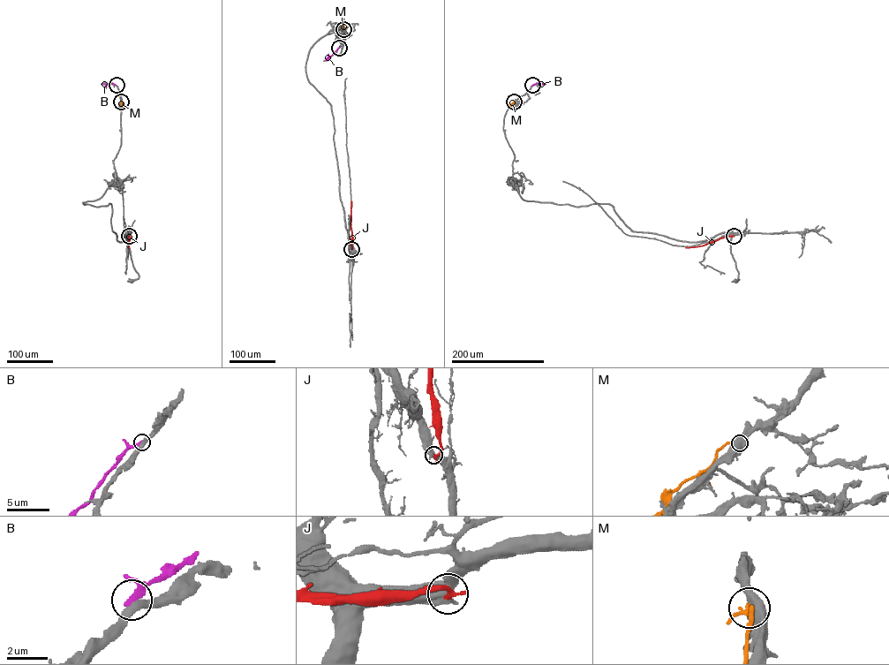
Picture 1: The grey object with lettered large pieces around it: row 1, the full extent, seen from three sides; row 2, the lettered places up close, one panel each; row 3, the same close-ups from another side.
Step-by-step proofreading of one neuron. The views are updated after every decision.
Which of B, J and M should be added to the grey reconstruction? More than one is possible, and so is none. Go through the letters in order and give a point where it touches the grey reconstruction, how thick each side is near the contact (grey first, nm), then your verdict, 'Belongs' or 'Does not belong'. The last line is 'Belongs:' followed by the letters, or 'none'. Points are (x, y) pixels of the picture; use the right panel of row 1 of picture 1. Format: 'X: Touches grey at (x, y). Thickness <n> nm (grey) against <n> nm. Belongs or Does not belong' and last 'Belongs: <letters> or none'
B: Touches grey at (532, 85). Thickness 320 nm (grey) against 280 nm. Does not belong
J: Touches grey at (734, 236). Thickness 500 nm (grey) against 340 nm. Belongs
M: Touches grey at (514, 102). Thickness 650 nm (grey) against 240 nm. Does not belong
Belongs: J

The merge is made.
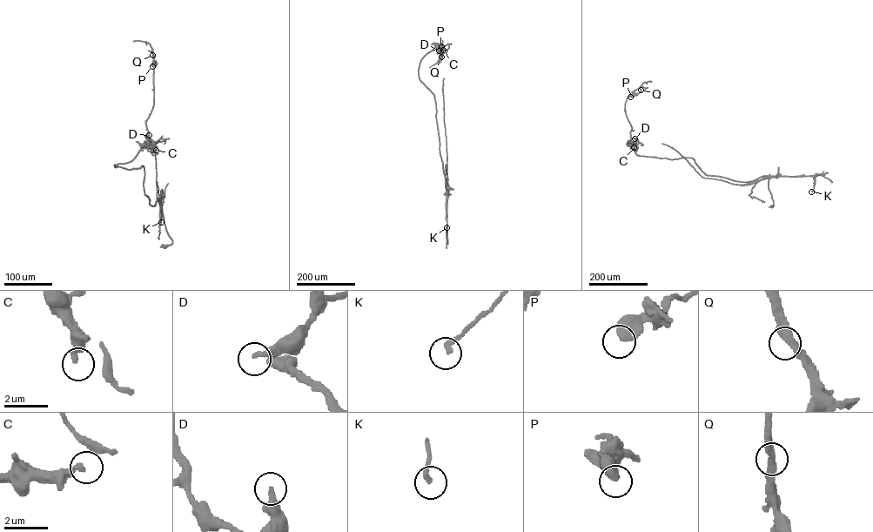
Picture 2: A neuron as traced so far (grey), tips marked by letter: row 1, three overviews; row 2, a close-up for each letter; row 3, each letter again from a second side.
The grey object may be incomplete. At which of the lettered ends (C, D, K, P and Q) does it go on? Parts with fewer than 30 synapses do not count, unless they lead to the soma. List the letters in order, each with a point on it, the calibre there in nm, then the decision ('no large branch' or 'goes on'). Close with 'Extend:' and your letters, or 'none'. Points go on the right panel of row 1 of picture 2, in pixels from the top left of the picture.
C: place (634, 147); calibre 320 nm; no large branch
D: place (634, 138); calibre 280 nm; no large branch
K: place (811, 191); calibre 220 nm; no large branch
P: place (630, 97); calibre 600 nm; no large branch
Q: place (641, 90); calibre 340 nm; no large branch
Extend: none

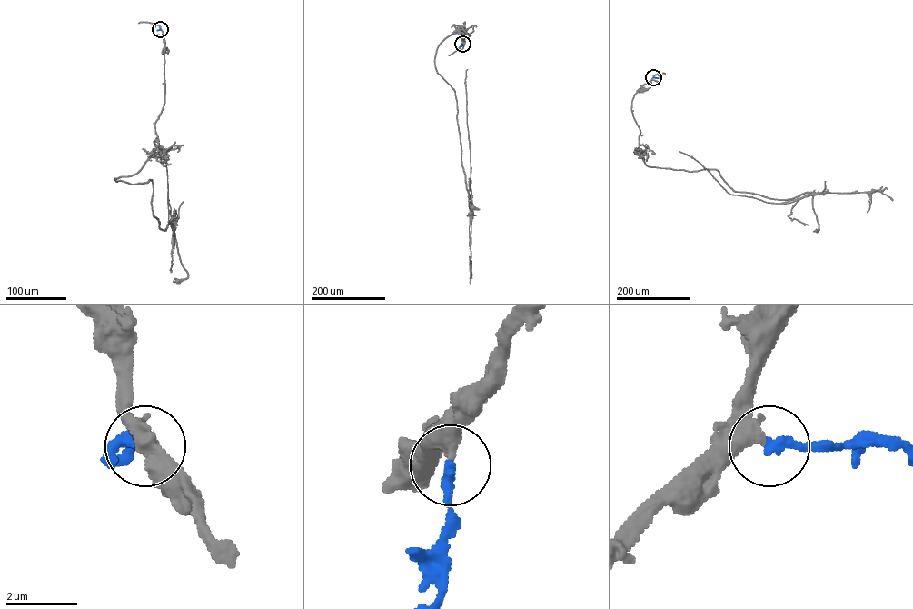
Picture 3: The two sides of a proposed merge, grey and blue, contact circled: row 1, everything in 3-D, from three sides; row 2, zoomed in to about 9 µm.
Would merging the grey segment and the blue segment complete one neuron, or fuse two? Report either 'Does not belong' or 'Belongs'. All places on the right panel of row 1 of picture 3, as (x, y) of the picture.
Belongs

